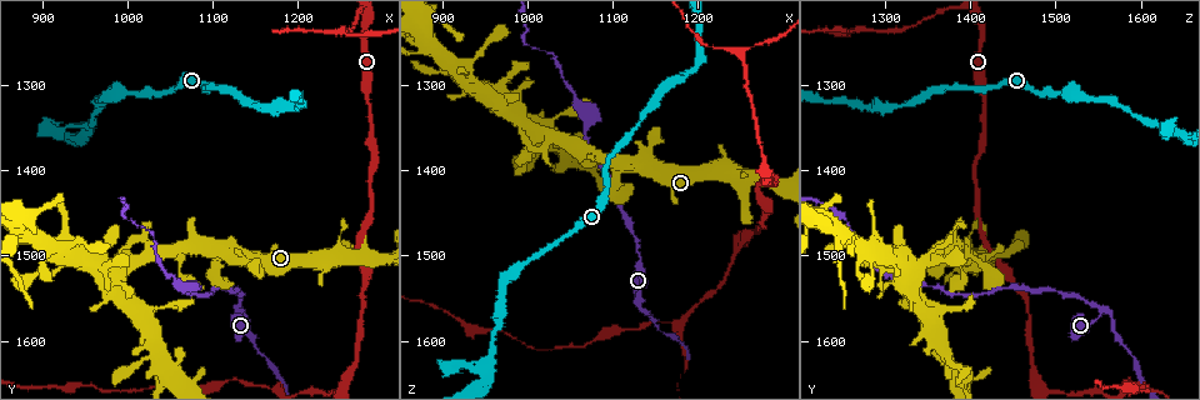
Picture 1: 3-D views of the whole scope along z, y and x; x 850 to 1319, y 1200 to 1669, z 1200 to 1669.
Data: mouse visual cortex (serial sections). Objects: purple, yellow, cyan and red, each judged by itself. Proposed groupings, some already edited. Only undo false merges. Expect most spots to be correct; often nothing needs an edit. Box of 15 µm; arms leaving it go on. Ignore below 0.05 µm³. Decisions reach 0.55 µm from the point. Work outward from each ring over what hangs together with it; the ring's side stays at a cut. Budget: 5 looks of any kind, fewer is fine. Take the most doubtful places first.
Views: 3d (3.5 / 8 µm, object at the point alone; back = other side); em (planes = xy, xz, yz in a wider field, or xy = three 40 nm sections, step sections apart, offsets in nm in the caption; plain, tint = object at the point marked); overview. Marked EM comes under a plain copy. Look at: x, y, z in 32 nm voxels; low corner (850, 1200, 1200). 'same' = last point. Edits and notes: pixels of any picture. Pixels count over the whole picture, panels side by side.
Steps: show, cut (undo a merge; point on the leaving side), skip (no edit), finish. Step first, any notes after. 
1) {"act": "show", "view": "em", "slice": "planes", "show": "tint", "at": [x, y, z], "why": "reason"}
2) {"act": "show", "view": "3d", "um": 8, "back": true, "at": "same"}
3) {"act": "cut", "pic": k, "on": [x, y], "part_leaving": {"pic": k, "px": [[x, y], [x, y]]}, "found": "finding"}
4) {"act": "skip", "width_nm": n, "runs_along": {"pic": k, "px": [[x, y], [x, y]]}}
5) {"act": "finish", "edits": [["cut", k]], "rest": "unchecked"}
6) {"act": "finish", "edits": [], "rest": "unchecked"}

{"act": "show", "view": "3d", "um": 3.5, "at": [1245, 1240, 1260], "why": "sharp bend"}

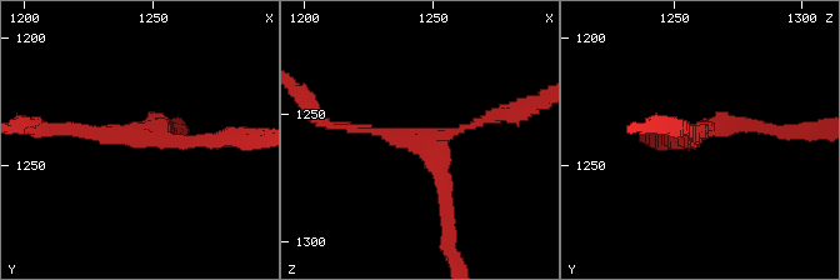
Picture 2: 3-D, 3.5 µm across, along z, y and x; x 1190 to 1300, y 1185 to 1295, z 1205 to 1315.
{"act": "show", "view": "em", "slice": "xy", "step": 2, "show": "tint", "at": [1250, 1235, 1263], "arms": 3, "arm_widths_nm": [150, 150, 200], "why": "shape alone is not enough"}

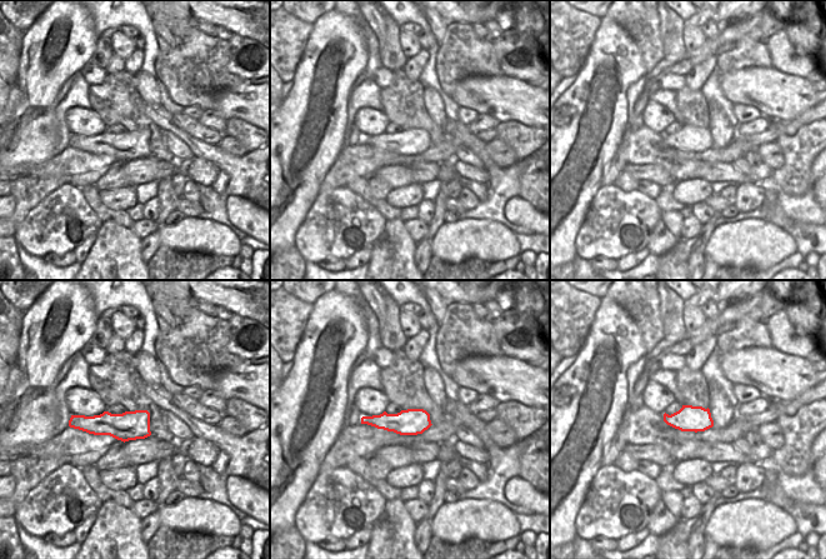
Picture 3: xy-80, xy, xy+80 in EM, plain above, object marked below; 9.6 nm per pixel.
{"act": "skip", "runs_along": {"pic": 2, "px": [[448, 224], [428, 144], [351, 129]]}, "found": "continuous, no second cell"}

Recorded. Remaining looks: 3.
{"act": "show", "view": "3d", "um": 3.5, "at": [1130, 1565, 1555], "why": "three arms meet"}

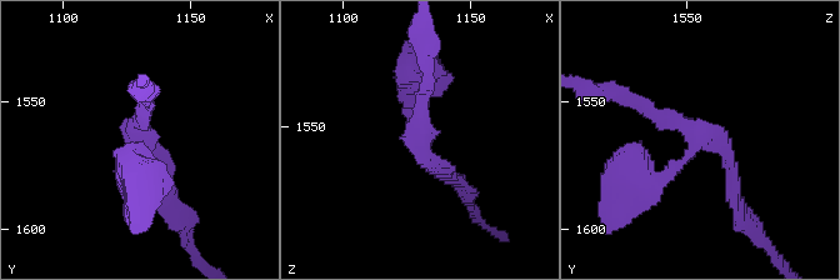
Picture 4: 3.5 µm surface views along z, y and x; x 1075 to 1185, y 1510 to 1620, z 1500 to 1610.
{"act": "show", "view": "em", "slice": "xy", "step": 2, "show": "tint", "at": [1131, 1566, 1558], "arms": 3, "arm_widths_nm": [200, 200, 250]}

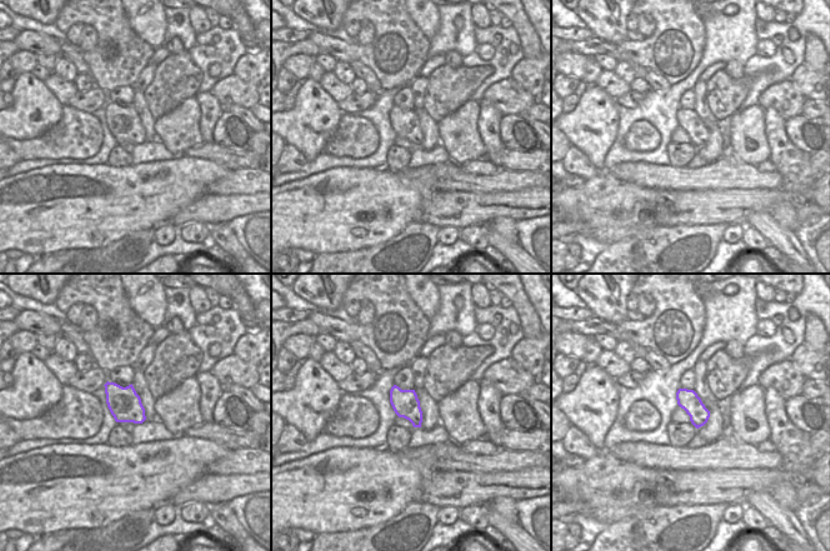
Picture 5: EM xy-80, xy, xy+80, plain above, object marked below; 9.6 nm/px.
{"act": "skip", "runs_along": {"pic": 4, "px": [[411, 90], [415, 135], [450, 176]]}, "found": "one cell here"}

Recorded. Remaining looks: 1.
{"act": "finish", "edits": [], "rest": "unchecked"}

